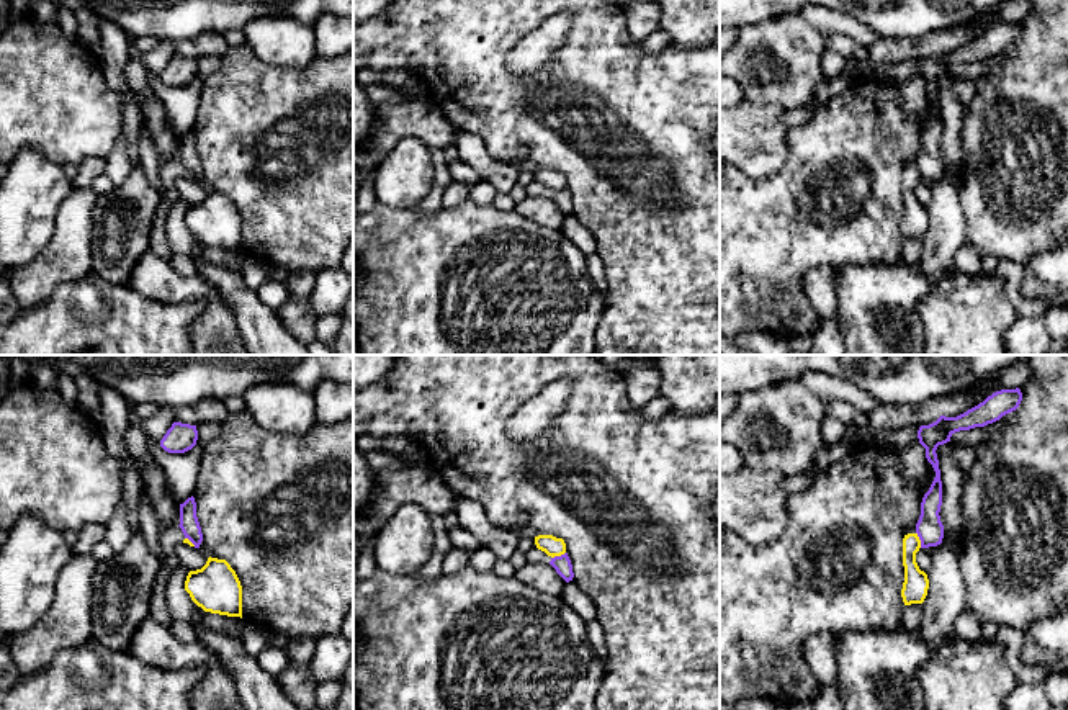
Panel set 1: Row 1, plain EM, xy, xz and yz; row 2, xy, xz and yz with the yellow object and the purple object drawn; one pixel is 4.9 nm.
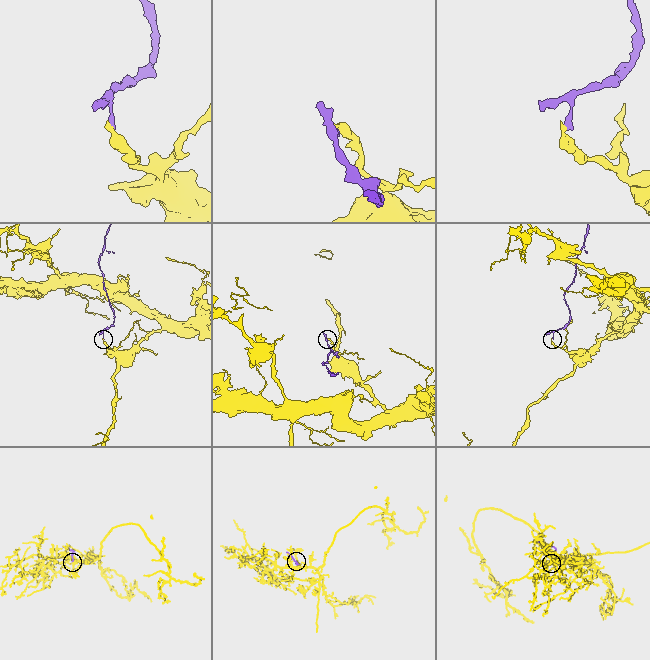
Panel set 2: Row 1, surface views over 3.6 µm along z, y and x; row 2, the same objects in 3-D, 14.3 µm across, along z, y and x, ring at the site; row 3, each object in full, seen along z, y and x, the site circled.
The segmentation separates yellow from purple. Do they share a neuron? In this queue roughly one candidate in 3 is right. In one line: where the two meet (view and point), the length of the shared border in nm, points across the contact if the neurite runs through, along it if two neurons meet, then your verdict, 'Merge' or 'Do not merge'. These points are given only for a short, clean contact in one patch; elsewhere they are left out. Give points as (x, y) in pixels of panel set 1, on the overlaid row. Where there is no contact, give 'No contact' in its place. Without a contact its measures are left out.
Touches yellow at yz (919, 540). Shared border 80 nm. Boundary: yz (916, 532), (921, 547). Do not merge

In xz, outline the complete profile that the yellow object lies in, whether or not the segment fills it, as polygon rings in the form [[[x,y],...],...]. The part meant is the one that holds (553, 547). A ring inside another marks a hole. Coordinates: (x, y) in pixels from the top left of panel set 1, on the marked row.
[[[538,535],[535,537],[535,545],[538,550],[545,551],[548,556],[561,556],[566,553],[566,543],[563,538],[553,535]]]

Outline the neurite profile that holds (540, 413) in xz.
[[[556,380],[520,407],[507,422],[507,435],[515,442],[532,442],[550,429],[564,411],[571,396],[571,381]]]

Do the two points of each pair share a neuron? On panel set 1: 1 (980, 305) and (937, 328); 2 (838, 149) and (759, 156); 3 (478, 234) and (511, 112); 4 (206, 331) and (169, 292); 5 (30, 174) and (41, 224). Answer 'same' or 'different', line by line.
1: same
2: different
3: different
4: same
5: same

